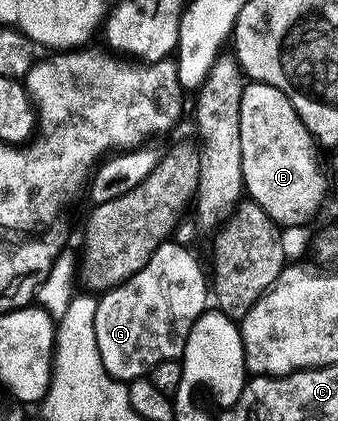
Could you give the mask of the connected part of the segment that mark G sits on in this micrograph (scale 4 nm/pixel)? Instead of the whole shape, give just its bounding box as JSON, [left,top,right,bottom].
[94,242,210,382]

